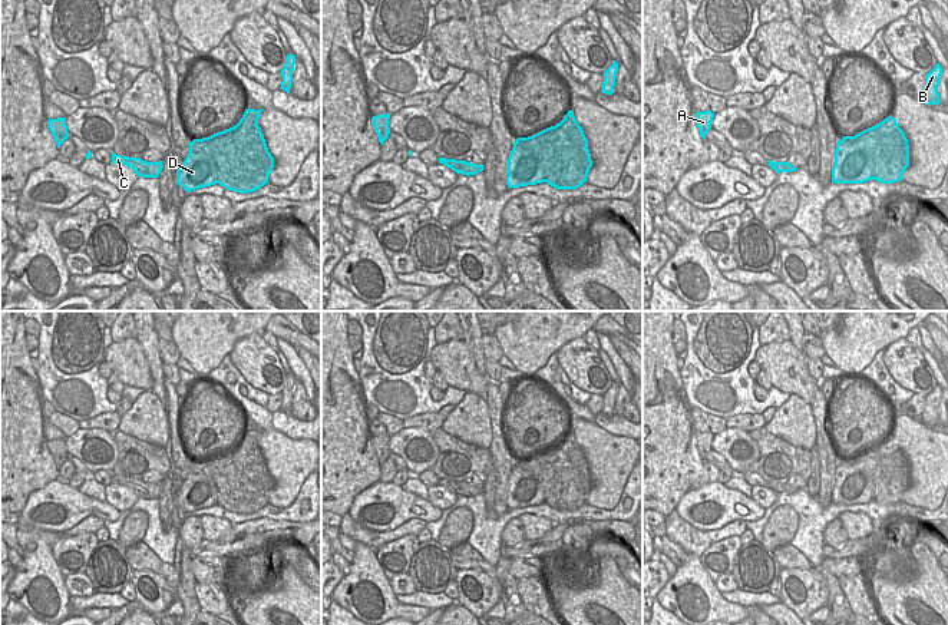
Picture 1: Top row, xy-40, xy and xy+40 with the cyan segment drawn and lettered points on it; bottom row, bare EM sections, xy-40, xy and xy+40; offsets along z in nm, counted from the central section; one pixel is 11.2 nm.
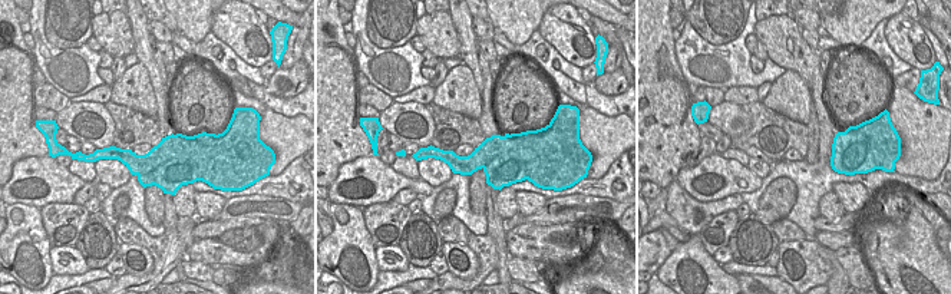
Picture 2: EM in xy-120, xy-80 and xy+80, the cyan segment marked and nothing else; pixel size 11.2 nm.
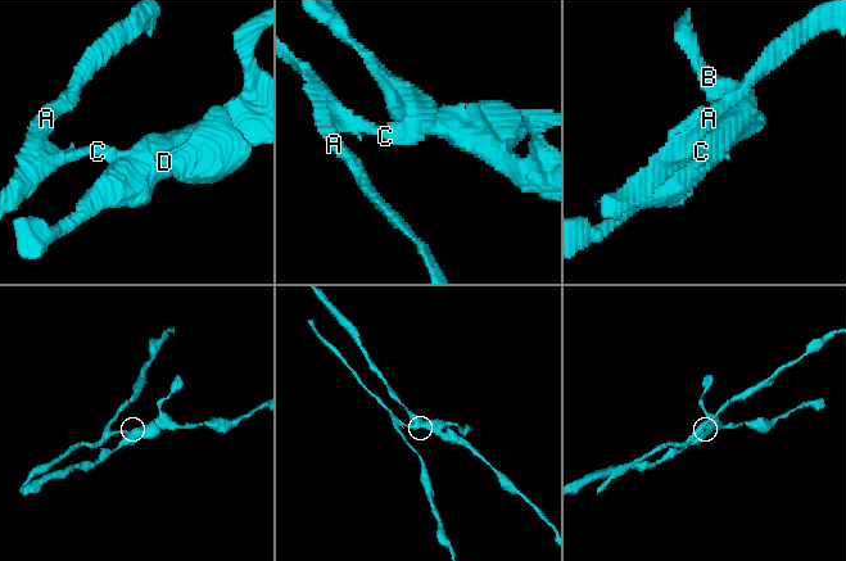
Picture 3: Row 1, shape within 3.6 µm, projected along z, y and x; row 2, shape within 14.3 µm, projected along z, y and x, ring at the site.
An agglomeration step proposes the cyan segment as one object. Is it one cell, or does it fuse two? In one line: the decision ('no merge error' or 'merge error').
merge error

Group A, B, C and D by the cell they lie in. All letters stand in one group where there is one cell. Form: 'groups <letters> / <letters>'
groups A C / B D

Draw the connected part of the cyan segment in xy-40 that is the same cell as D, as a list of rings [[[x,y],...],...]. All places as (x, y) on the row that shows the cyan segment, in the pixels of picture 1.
[[[204,138],[189,142],[189,153],[176,171],[176,183],[182,186],[185,192],[218,183],[218,168],[214,165],[214,172],[209,172],[204,143]]]

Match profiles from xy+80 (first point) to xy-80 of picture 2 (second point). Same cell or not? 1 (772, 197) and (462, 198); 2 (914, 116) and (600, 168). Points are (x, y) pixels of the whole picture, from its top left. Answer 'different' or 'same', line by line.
1: different
2: same

